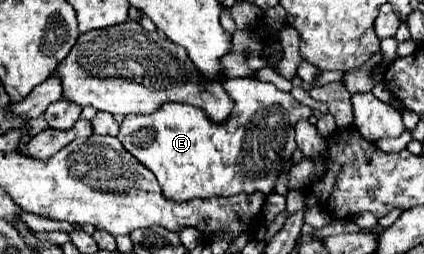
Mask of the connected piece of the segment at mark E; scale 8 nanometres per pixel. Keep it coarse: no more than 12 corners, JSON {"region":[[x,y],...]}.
{"region":[[225,79],[223,123],[165,103],[119,141],[173,201],[271,195],[313,109]]}

